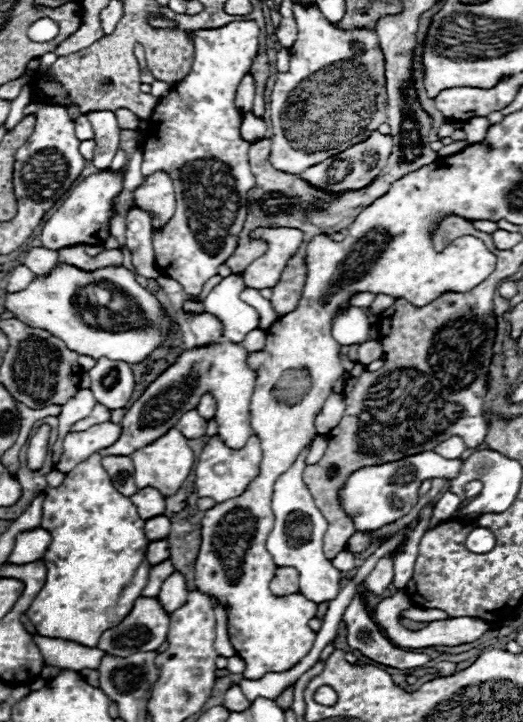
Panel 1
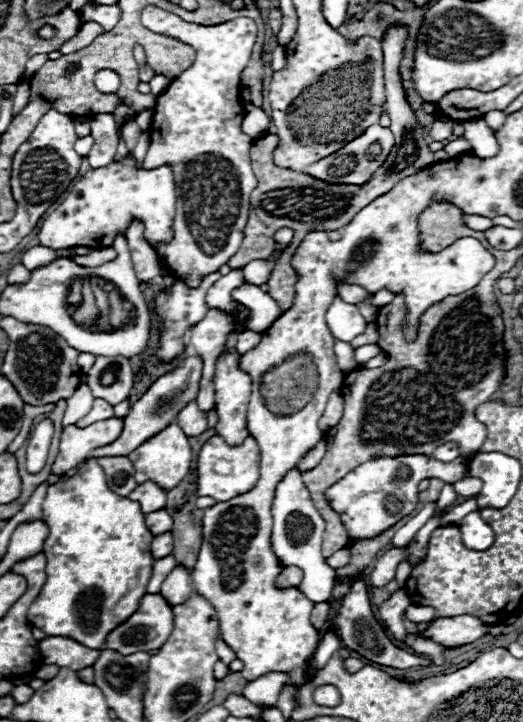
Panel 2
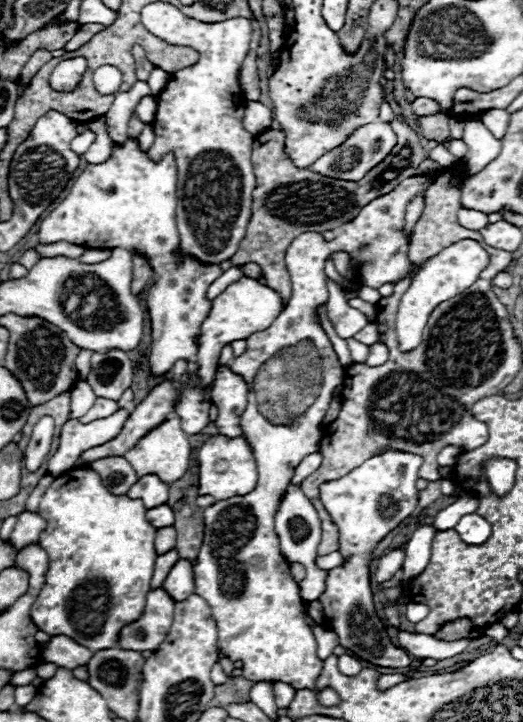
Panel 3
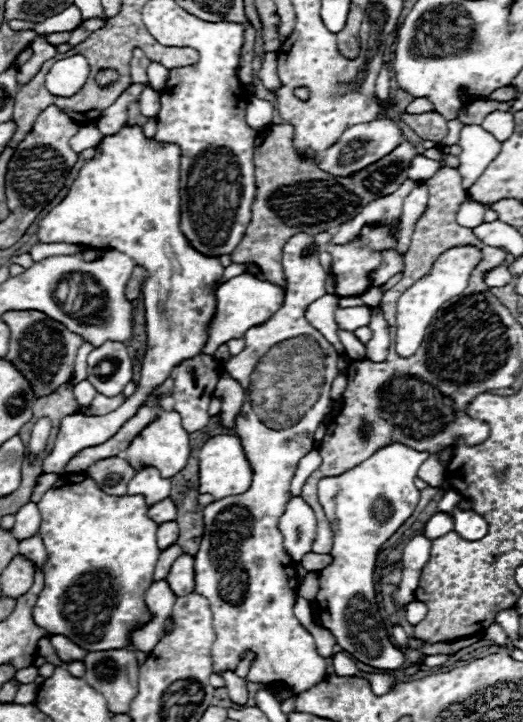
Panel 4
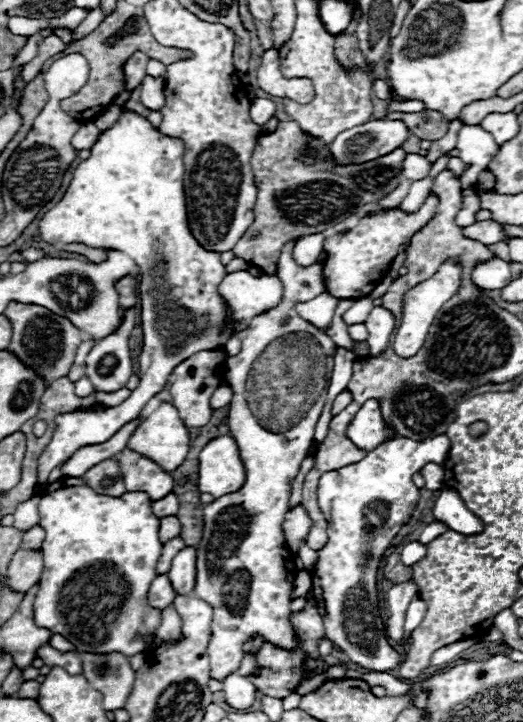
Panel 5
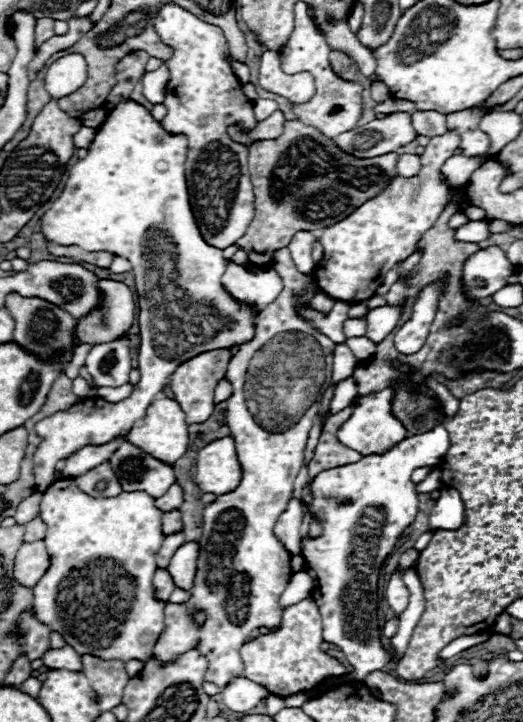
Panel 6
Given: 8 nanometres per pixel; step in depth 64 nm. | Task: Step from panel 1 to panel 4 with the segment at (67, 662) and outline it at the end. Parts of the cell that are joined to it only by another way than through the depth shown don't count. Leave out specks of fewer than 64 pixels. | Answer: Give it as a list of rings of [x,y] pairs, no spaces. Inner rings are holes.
[[[50,636],[50,642],[52,642],[52,648],[56,650],[56,654],[62,662],[74,662],[74,660],[86,658],[84,648],[78,648],[72,640],[66,640],[64,636]]]

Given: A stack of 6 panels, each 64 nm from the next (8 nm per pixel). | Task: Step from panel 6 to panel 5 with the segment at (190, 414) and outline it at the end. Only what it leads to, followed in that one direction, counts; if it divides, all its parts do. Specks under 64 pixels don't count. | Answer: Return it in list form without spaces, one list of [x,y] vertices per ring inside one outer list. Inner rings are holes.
[[[206,350],[206,352],[198,352],[194,356],[190,356],[190,360],[184,360],[182,364],[178,364],[178,368],[174,368],[172,376],[170,376],[170,392],[172,392],[172,404],[178,408],[178,412],[182,414],[182,422],[186,424],[186,428],[200,428],[206,426],[210,416],[212,416],[212,408],[210,408],[210,396],[212,392],[220,386],[220,382],[224,380],[224,368],[226,368],[226,352],[220,350]]]

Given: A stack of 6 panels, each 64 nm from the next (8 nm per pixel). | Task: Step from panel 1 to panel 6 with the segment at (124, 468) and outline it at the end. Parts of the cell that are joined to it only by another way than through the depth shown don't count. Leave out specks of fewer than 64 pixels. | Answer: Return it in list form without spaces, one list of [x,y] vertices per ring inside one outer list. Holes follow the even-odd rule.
[[[102,462],[98,468],[92,468],[90,472],[76,478],[78,488],[94,498],[110,498],[118,496],[122,492],[122,486],[118,478],[114,476],[114,470],[110,468],[110,462]]]

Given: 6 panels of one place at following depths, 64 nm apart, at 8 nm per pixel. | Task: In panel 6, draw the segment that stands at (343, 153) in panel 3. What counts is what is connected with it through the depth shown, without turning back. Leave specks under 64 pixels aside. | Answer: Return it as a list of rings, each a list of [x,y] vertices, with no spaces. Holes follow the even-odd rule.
[[[394,112],[384,118],[376,118],[364,126],[342,132],[334,138],[334,144],[356,158],[374,158],[398,150],[412,142],[418,134],[412,128],[408,112]]]

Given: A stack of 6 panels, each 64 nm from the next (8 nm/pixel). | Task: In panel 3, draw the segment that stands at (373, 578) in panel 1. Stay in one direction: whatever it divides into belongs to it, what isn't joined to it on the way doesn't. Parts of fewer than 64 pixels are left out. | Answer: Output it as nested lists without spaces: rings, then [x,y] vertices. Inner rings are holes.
[[[392,550],[390,554],[382,556],[378,560],[378,566],[376,566],[376,572],[374,572],[374,578],[376,582],[386,582],[390,580],[404,564],[404,558],[406,558],[406,552],[404,550]]]

